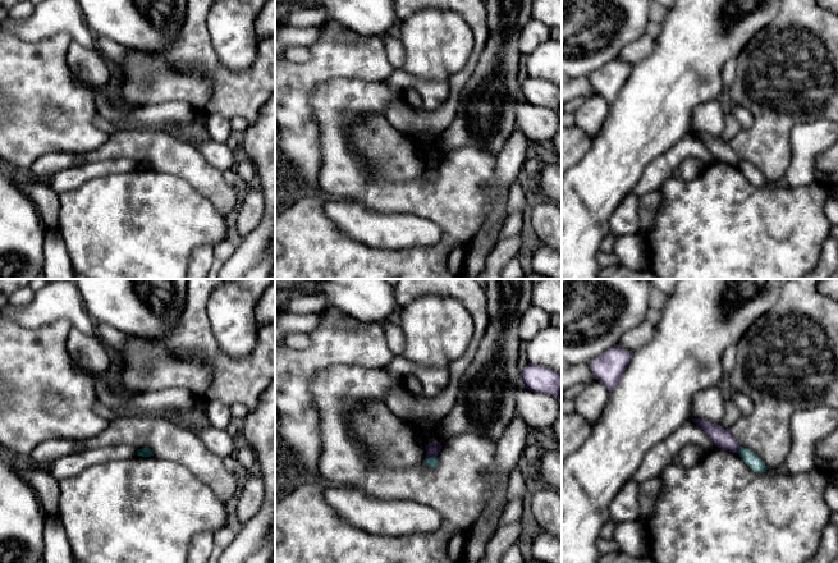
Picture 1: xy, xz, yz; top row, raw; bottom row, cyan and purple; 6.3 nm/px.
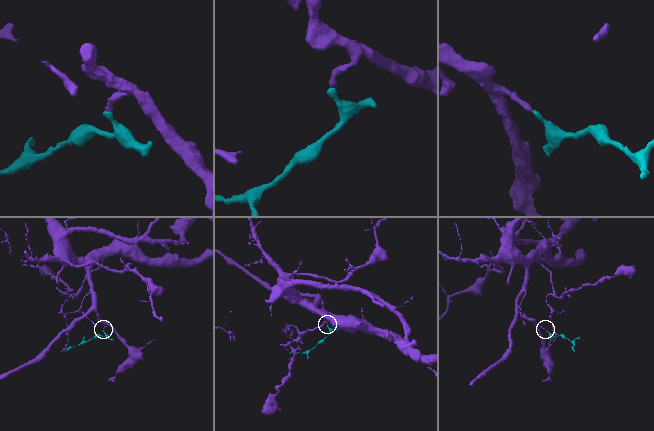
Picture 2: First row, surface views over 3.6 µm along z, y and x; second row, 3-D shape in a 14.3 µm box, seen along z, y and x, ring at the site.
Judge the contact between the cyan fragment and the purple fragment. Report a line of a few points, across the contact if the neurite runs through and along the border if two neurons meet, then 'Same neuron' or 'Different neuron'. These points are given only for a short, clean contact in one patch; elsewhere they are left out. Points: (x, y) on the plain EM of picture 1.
Line: xz (435, 168), (426, 170). Different neuron

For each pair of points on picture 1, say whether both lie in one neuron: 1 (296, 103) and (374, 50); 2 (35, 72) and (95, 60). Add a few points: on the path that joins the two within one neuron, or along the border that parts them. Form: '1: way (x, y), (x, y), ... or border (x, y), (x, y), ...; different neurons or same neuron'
1: way (310, 81), (330, 60), (352, 60); same neuron
2: border (71, 41), (67, 49), (67, 65), (74, 74); different neurons

